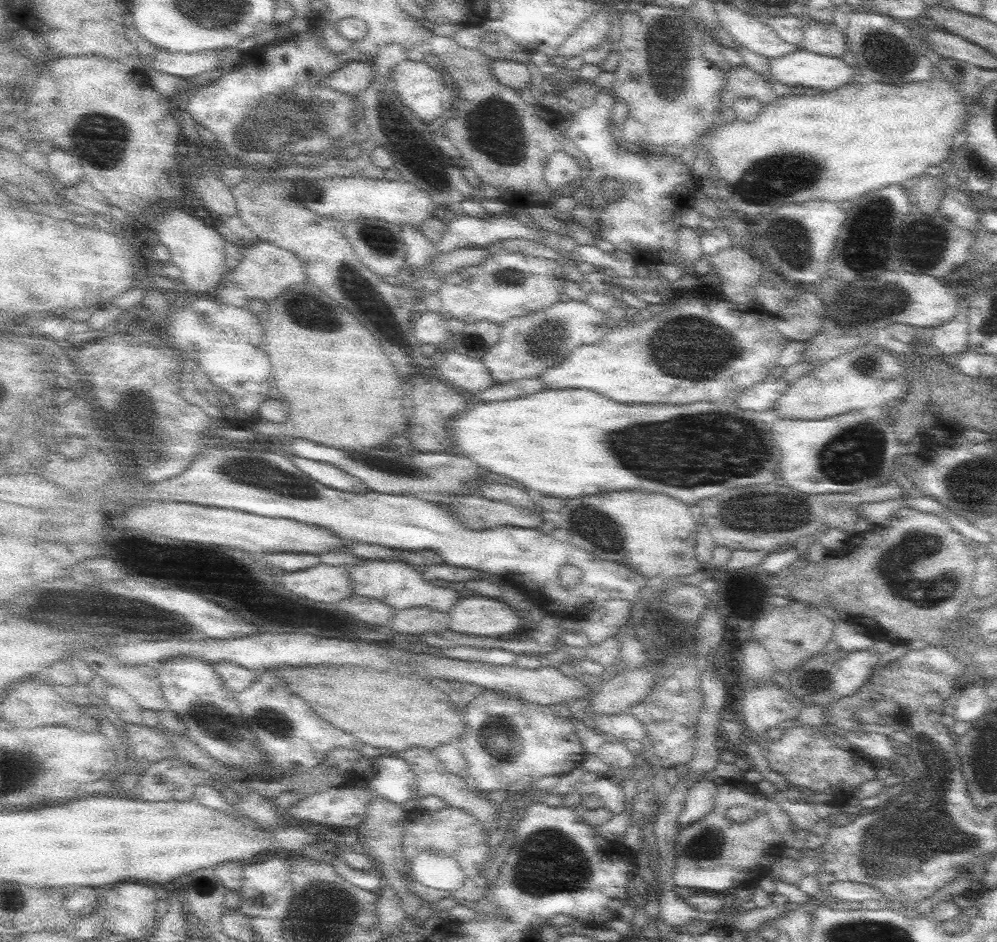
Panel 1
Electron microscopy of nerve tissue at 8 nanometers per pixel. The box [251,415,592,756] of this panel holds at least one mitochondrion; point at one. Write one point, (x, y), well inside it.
(388, 466)

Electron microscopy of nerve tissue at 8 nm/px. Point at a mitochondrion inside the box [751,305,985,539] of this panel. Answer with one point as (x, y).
(851, 454)

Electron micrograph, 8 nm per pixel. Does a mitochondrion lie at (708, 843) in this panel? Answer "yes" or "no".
yes

